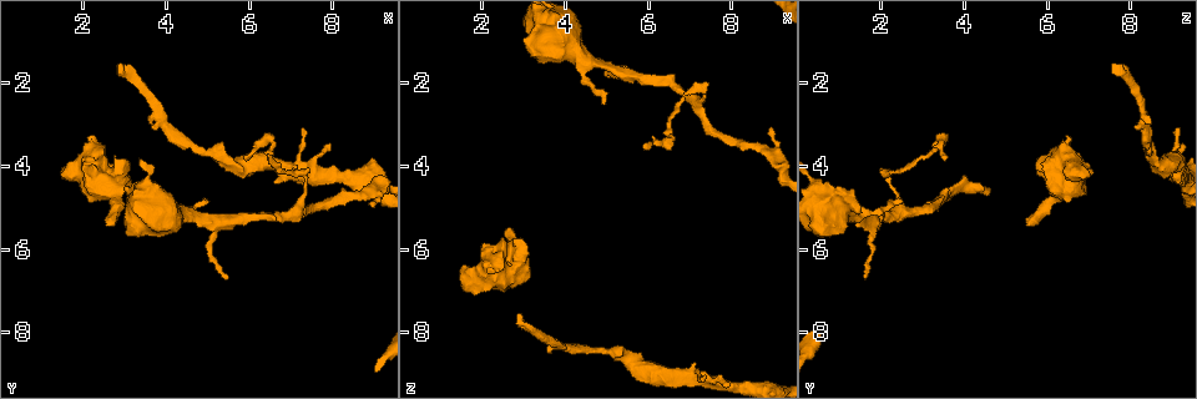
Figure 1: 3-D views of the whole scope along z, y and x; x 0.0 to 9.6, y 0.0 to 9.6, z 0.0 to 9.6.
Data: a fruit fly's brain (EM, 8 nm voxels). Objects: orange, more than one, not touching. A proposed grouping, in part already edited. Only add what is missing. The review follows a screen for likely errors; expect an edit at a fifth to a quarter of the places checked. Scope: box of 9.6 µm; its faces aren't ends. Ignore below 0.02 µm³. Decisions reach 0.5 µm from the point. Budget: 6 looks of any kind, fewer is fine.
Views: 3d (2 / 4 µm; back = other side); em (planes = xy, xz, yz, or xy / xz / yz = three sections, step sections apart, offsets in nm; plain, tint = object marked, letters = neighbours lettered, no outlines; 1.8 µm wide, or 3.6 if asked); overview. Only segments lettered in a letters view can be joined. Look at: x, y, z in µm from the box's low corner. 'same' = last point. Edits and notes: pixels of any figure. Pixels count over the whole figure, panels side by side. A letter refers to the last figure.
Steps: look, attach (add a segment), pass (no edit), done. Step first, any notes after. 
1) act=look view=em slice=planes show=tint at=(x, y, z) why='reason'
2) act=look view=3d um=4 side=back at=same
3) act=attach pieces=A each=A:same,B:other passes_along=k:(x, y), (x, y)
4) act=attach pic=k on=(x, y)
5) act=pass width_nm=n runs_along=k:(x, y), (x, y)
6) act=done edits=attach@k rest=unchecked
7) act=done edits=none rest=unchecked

act=look view=3d um=2 side=back at=(5.85, 3.85, 3.55)

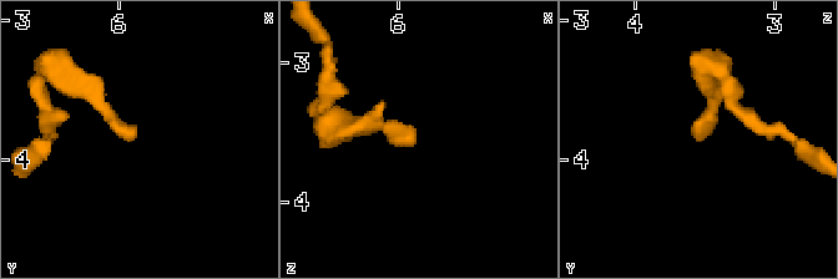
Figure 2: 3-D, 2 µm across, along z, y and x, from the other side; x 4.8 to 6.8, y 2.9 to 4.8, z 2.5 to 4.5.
act=look view=em slice=planes show=letters at=(5.88, 3.82, 3.58)

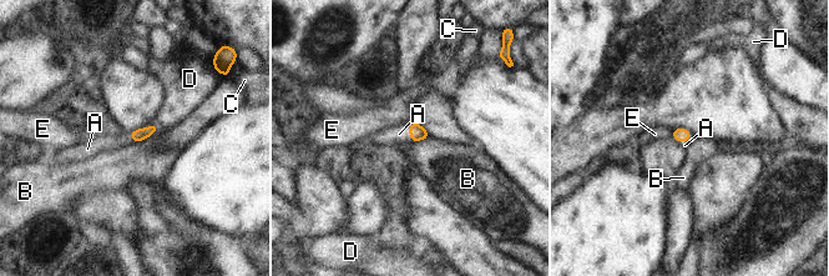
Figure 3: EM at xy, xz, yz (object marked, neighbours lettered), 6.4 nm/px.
act=attach pieces=A each=A:same,B:other,C:other,D:other,E:other passes_along=3:(680, 134), (683, 141), (685, 145) found='it goes on there'

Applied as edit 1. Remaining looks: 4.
act=look view=em slice=planes show=letters at=(8.90, 4.95, 3.10) why='free end'

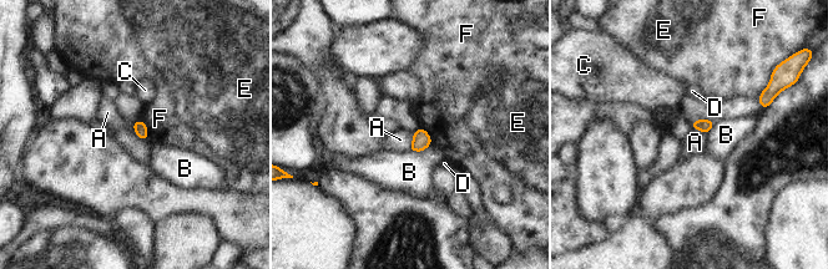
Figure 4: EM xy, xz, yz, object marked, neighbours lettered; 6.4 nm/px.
act=pass each=A:other,B:other,C:other,D:other,E:other,F:other border=4:(413, 133), (408, 150) found='no lettered segment goes on from it'

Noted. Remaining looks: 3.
act=look view=em slice=planes show=letters at=(2.90, 1.60, 7.55) why='an open end'

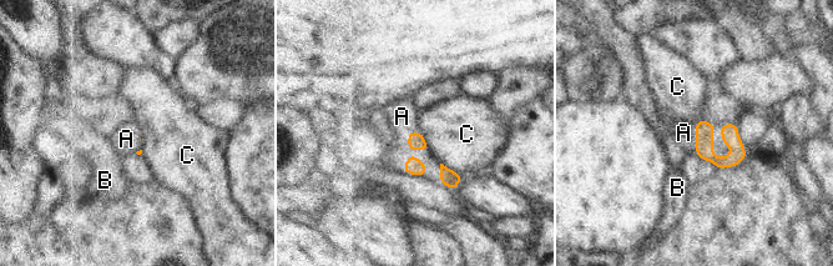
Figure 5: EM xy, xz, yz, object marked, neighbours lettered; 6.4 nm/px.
act=attach pieces=A each=A:same,B:other,C:other found='it goes on there'

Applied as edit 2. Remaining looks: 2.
act=done edits=attach@3,attach@5 rest=unchecked

